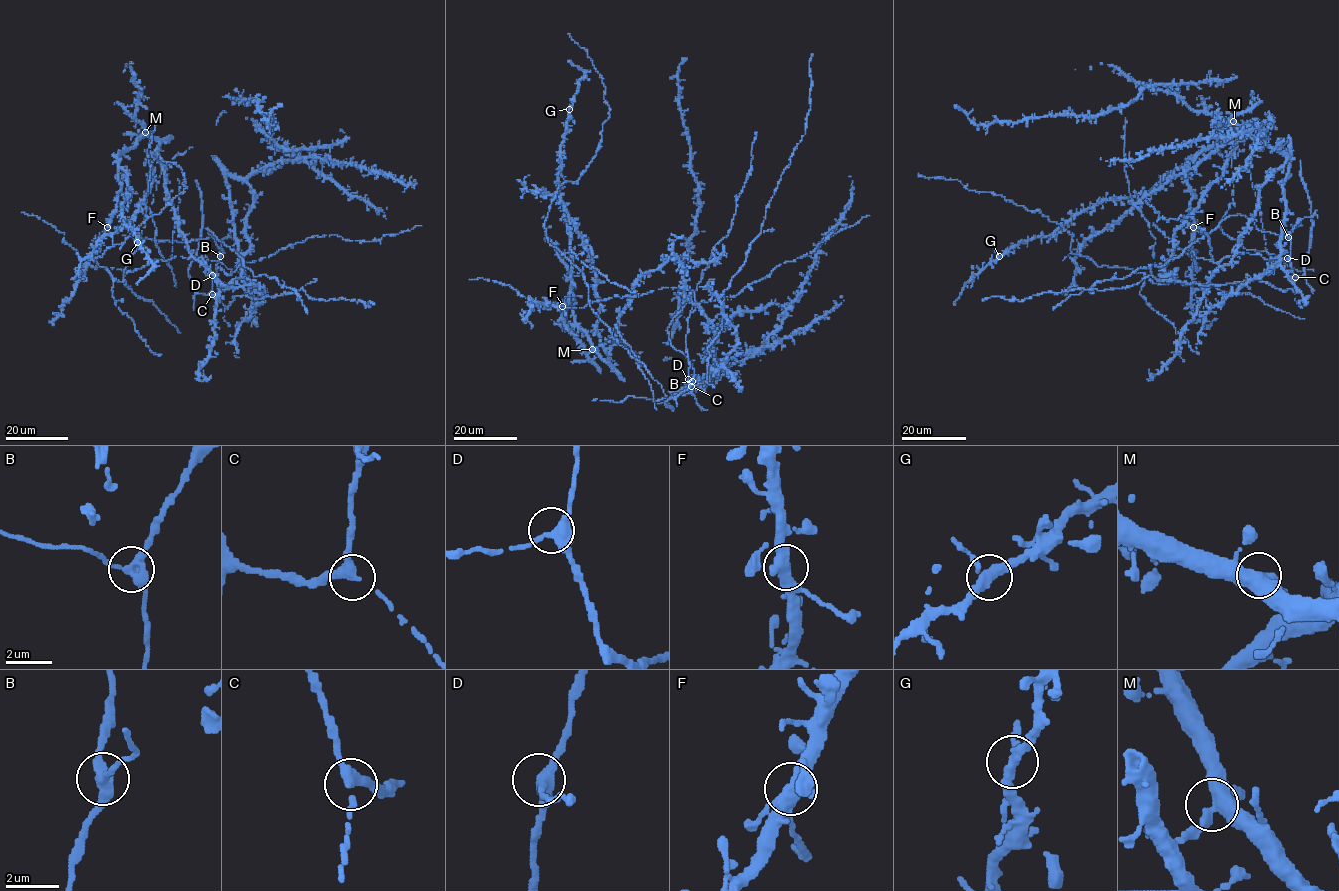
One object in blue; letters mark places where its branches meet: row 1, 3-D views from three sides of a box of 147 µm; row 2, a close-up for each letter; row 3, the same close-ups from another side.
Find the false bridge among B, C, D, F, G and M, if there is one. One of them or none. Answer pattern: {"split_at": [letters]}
{"split_at": []}

